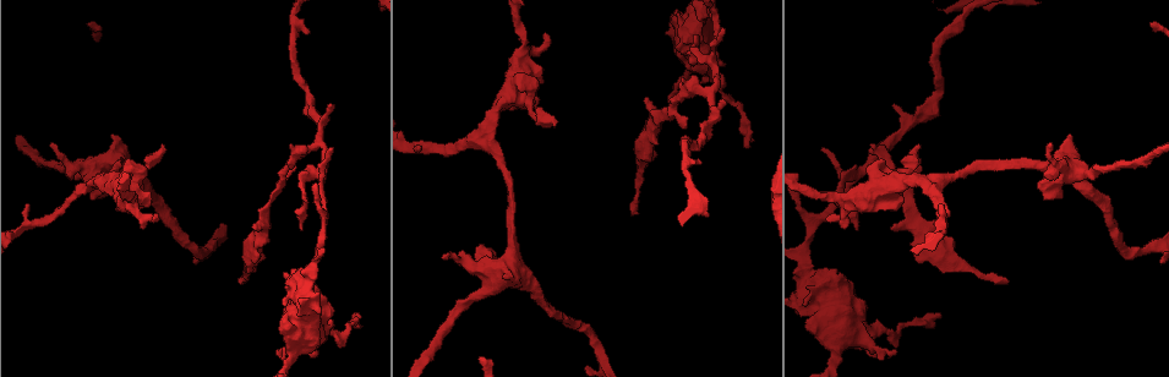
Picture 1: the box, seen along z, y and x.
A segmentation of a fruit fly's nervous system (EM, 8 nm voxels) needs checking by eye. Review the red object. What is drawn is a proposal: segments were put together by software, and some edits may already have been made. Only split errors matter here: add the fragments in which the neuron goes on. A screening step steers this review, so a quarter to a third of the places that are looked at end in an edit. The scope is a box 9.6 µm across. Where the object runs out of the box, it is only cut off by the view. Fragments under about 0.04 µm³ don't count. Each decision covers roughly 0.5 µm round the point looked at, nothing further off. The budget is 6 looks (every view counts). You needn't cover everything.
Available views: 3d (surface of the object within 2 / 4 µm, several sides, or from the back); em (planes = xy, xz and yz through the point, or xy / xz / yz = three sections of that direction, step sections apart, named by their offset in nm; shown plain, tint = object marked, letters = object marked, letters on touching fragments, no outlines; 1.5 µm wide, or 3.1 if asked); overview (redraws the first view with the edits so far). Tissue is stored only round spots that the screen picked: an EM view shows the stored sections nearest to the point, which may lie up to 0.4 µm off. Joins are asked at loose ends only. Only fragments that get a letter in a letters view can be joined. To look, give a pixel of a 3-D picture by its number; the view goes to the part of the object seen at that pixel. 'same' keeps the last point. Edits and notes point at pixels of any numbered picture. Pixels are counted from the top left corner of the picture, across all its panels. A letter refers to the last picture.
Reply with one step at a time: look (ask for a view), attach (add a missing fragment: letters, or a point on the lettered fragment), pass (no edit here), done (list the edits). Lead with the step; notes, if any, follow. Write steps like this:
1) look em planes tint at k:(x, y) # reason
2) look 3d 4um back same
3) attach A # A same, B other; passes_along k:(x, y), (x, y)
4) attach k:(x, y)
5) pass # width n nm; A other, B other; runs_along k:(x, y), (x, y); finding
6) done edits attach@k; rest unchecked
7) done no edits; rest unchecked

look 3d 2um at 1:(667, 102) # free end

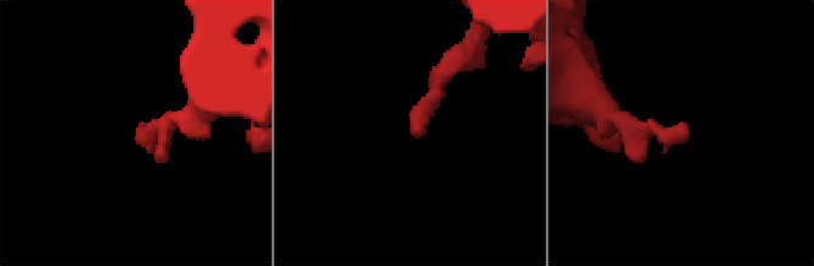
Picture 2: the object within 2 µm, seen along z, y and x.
look em yz step 8 tint at 2:(141, 125) # shape alone is not enough

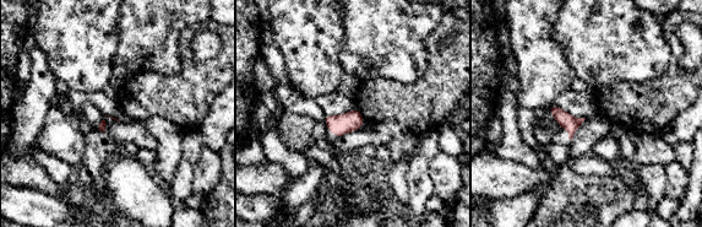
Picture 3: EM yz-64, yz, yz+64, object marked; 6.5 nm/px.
look em planes letters same # cut it another way

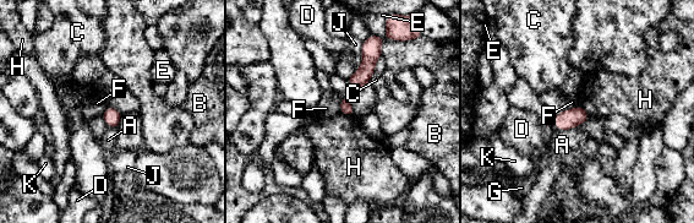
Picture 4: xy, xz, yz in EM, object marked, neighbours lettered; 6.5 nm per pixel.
pass # A other, B other, C other, D other, E other, F other, G other, H other, J other, K other; border 4:(339, 96), (340, 113); none of them fits

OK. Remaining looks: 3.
look em planes tint at 1:(744, 145) # an open end

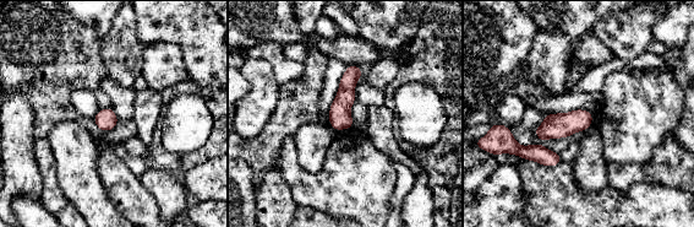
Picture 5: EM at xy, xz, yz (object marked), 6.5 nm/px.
look em planes letters same

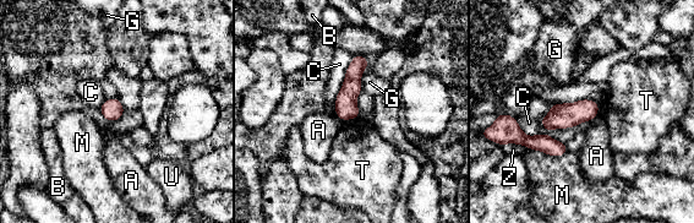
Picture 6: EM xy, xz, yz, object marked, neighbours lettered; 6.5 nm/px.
pass # A other, B other, C other, G other, M other, T other, U other, Z other; runs_along 6:(359, 58), (345, 99), (344, 117); none of them fits

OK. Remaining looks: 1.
done no edits; rest unchecked

